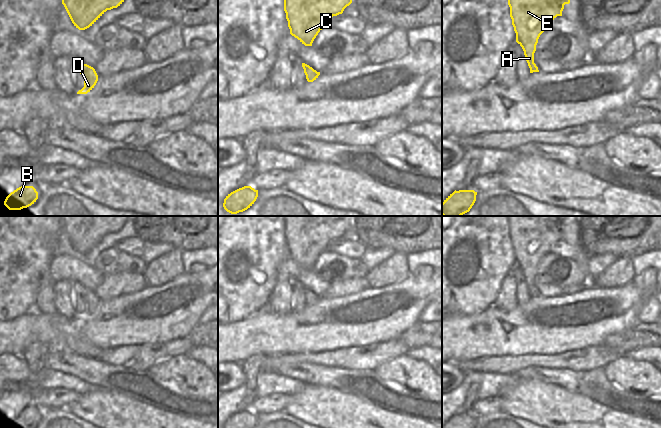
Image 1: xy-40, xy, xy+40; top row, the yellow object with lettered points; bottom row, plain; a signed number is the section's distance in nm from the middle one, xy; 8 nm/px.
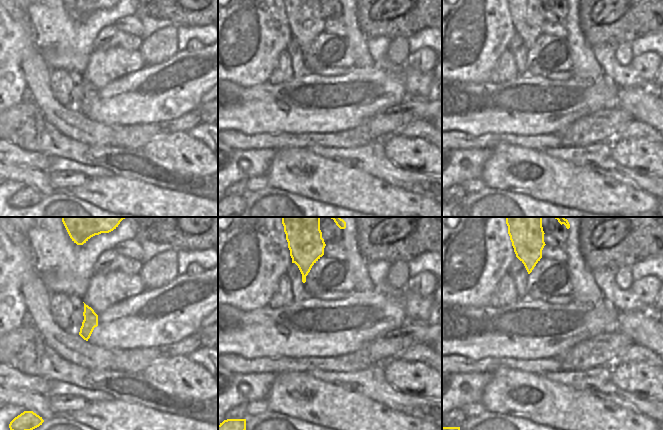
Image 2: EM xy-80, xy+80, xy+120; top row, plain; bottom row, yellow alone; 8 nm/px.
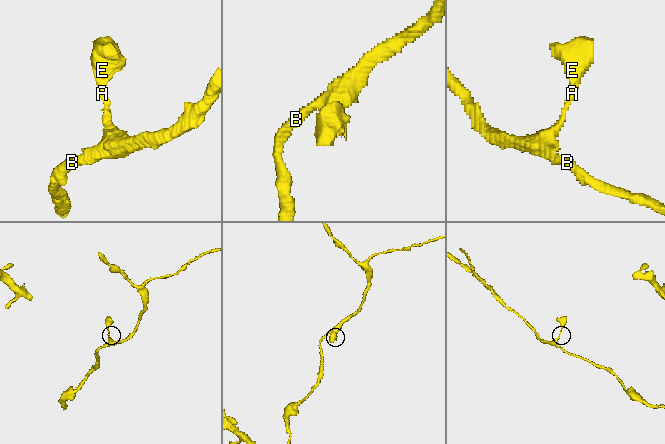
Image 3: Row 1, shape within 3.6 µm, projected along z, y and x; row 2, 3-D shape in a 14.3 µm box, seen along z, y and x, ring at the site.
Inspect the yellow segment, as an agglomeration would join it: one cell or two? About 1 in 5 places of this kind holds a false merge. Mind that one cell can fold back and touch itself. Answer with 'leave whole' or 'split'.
leave whole

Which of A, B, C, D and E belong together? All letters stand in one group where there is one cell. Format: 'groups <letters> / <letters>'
groups A B C D E

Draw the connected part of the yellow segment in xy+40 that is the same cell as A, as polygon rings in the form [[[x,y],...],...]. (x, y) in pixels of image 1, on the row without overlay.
[[[508,216],[516,266],[524,275],[530,297],[539,296],[534,277],[540,259],[557,240],[562,240],[564,229],[569,227],[566,216]]]

